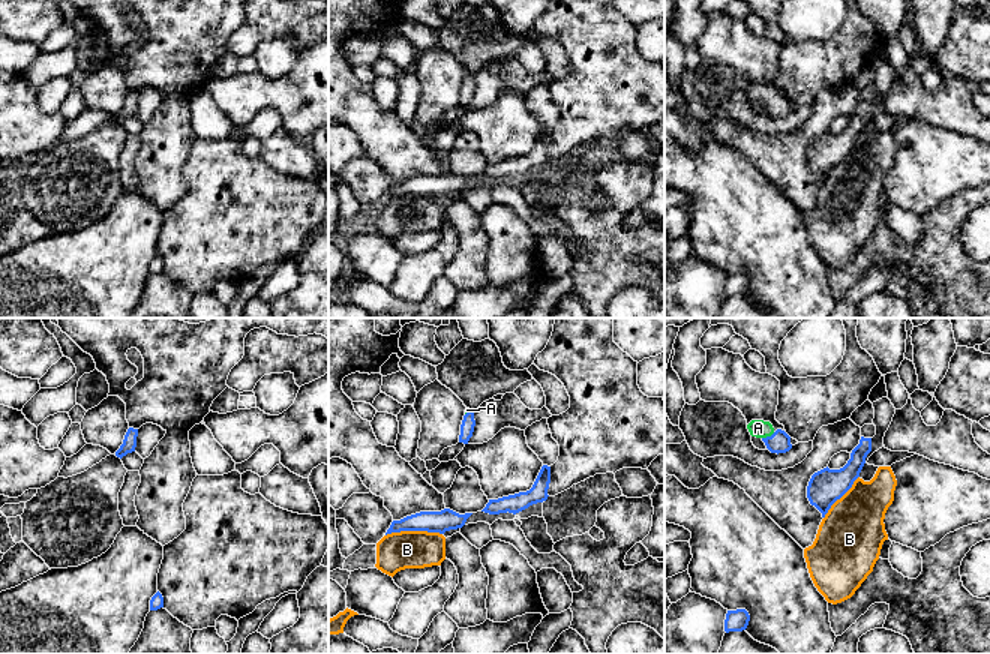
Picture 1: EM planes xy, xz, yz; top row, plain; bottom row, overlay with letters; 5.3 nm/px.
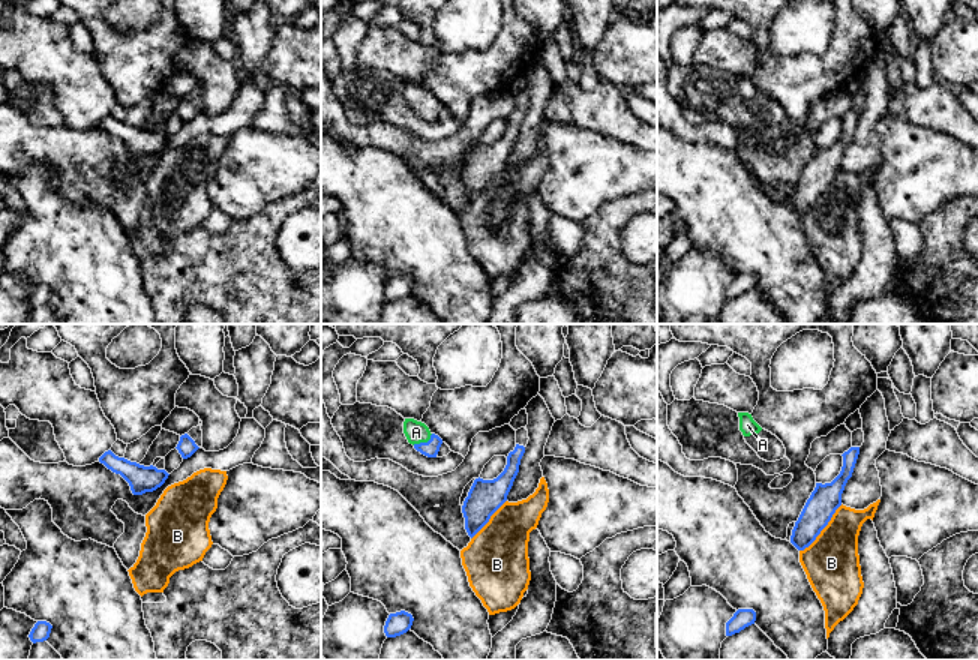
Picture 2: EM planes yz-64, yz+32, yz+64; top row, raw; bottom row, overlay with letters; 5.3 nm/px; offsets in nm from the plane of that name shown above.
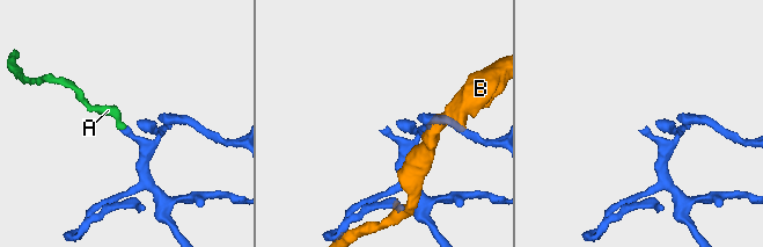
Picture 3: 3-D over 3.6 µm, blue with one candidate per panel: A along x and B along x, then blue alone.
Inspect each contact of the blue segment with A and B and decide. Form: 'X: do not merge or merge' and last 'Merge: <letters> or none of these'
A: merge
B: do not merge
Merge: A

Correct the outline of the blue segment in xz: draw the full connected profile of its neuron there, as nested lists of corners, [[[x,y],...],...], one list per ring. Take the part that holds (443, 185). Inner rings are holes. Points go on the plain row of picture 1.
[[[444,172],[441,176],[420,176],[400,184],[393,184],[386,200],[400,195],[444,198],[446,195],[462,192],[471,178],[472,177],[459,178],[450,172]]]

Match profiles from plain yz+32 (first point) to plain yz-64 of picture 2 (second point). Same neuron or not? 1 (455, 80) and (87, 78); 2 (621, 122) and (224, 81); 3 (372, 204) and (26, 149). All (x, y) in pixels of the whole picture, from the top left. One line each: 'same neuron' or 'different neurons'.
1: different neurons
2: same neuron
3: different neurons

